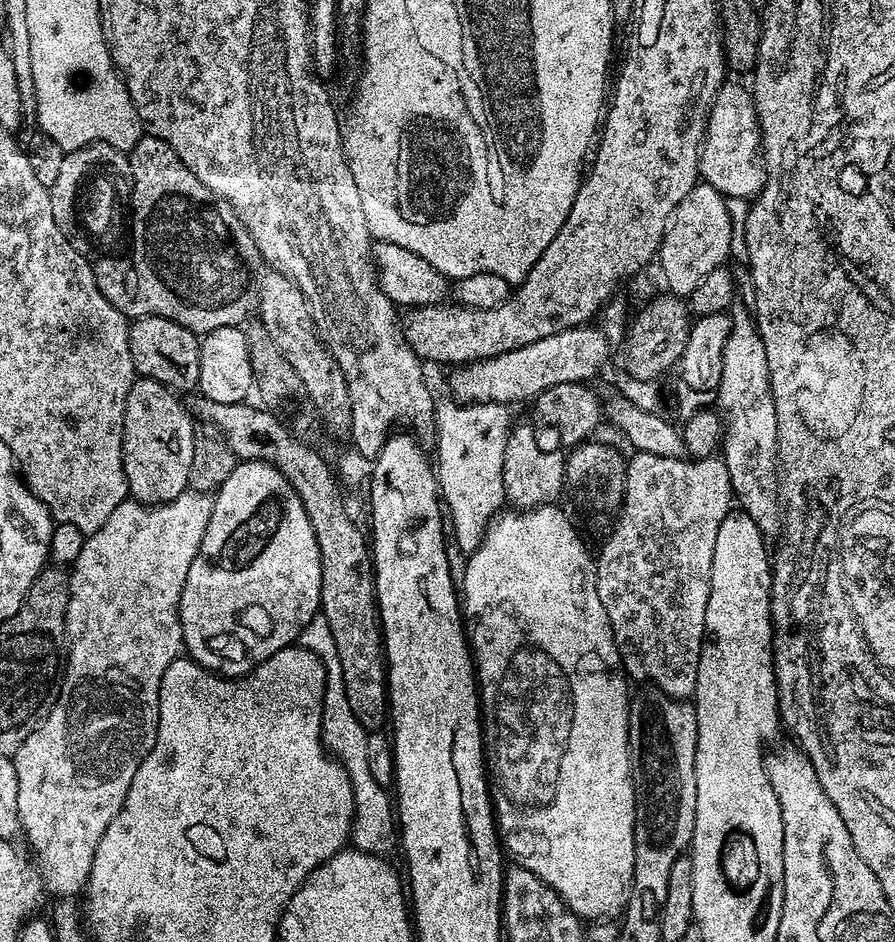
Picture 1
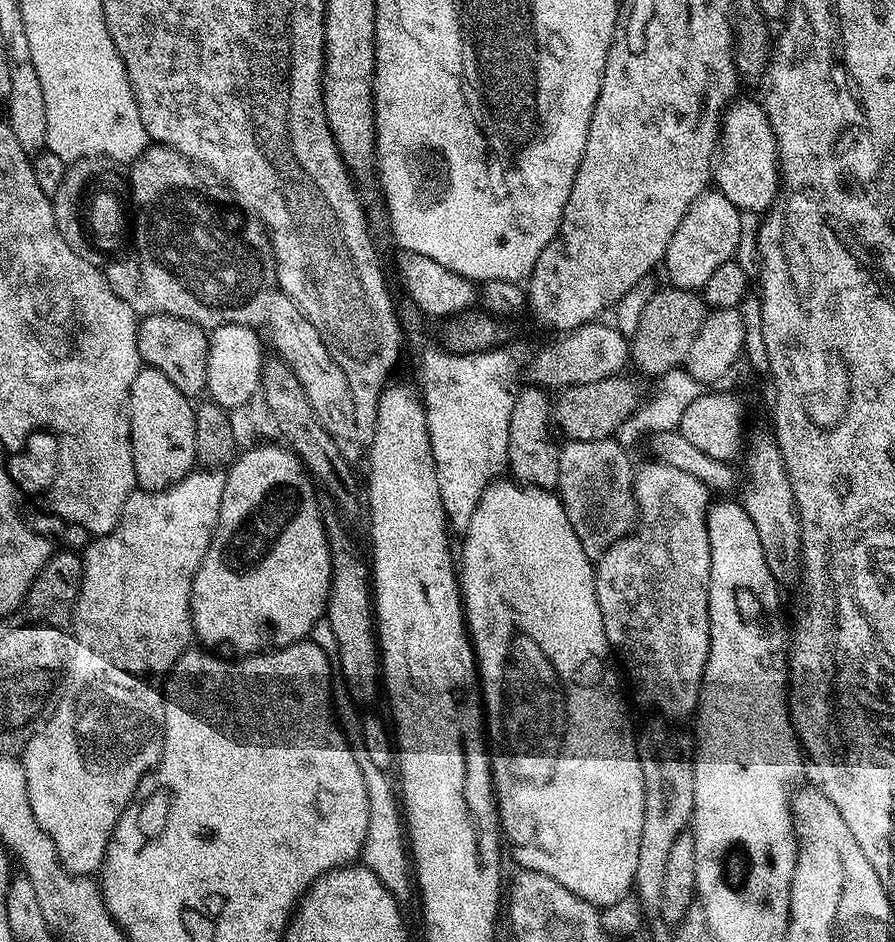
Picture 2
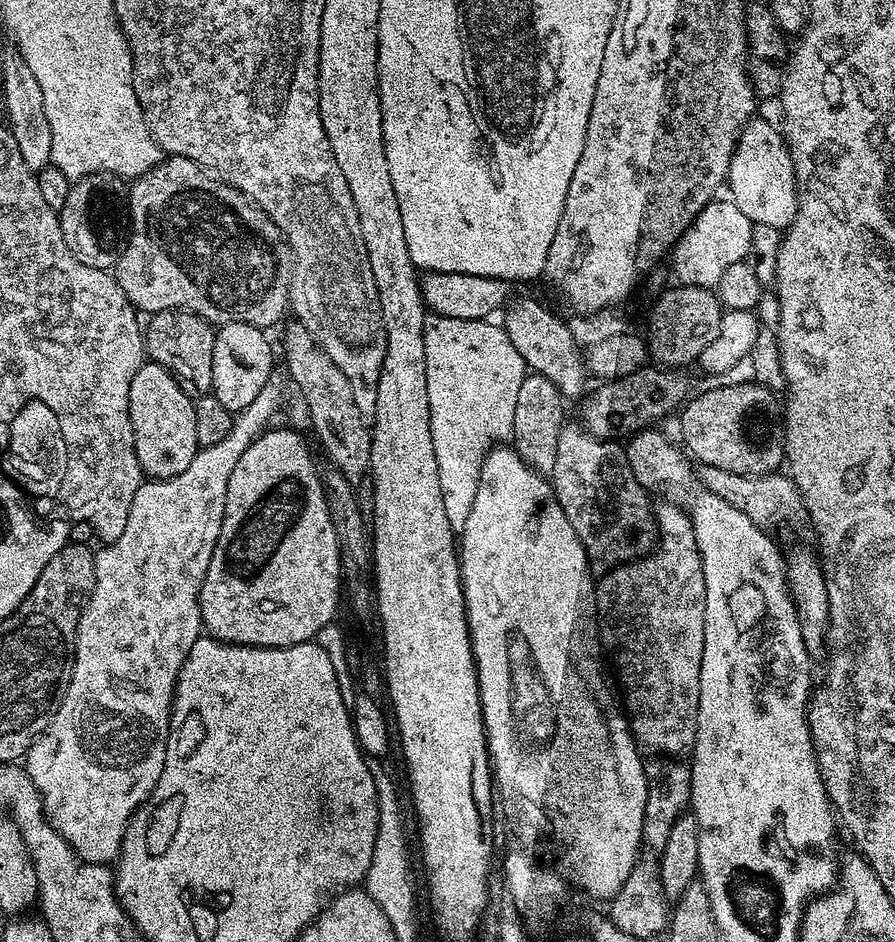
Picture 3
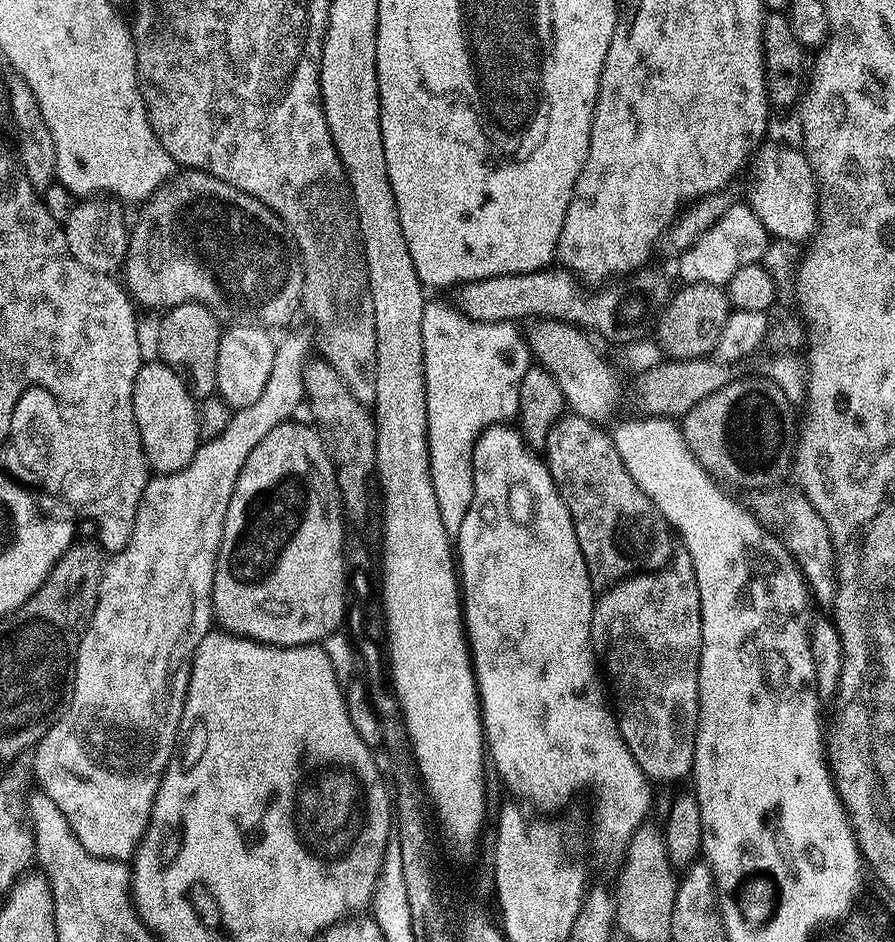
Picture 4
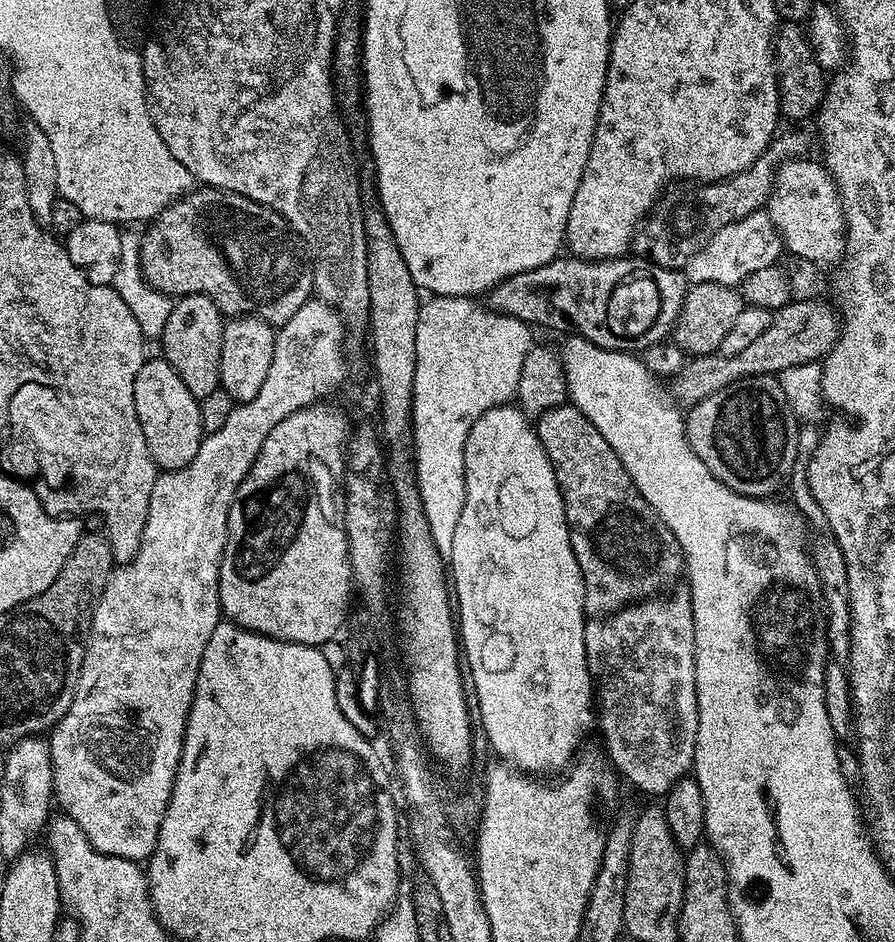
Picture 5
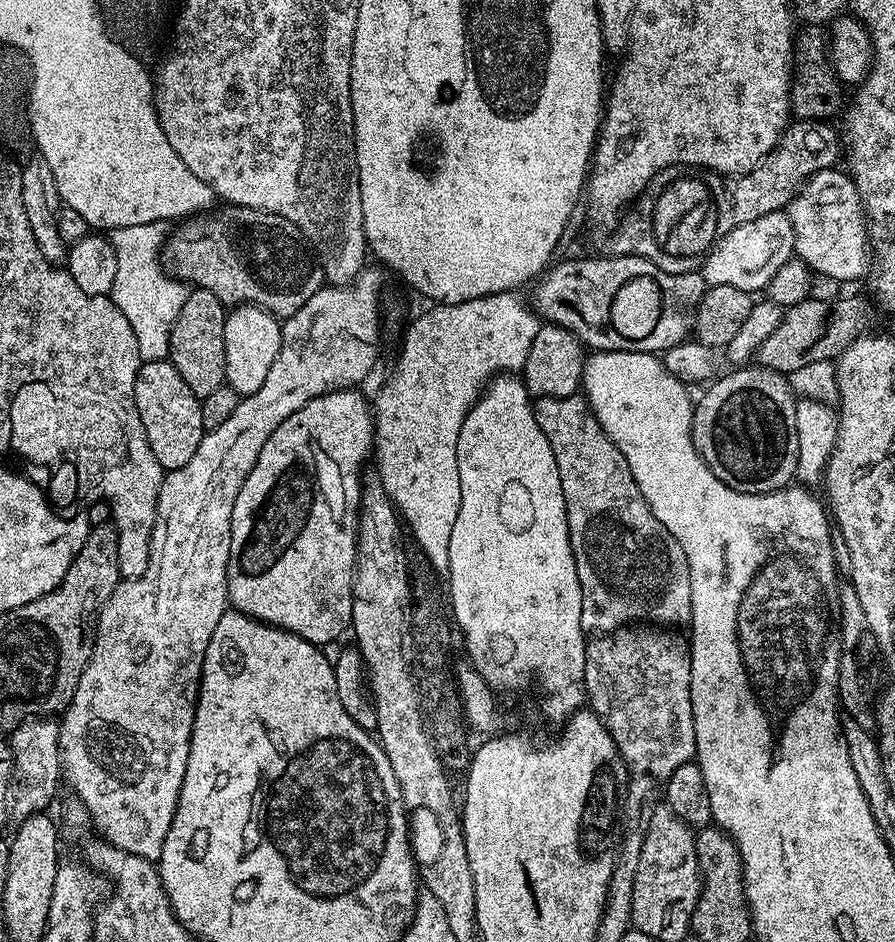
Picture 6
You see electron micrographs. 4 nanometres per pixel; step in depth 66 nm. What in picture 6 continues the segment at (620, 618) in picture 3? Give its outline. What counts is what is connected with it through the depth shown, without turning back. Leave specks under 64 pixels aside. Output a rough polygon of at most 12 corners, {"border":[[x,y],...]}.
{"border":[[629,626],[584,645],[587,707],[633,773],[696,755],[692,653]]}

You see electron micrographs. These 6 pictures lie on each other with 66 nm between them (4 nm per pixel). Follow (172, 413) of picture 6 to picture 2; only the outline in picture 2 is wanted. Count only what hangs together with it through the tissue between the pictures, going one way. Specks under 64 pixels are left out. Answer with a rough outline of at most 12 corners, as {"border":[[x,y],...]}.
{"border":[[141,367],[128,421],[136,483],[161,492],[197,467],[193,401]]}

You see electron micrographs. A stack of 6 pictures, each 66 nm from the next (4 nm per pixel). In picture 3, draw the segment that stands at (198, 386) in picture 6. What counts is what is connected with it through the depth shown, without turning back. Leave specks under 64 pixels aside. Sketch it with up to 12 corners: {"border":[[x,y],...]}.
{"border":[[175,308],[151,313],[144,350],[190,397],[214,382],[216,328]]}

